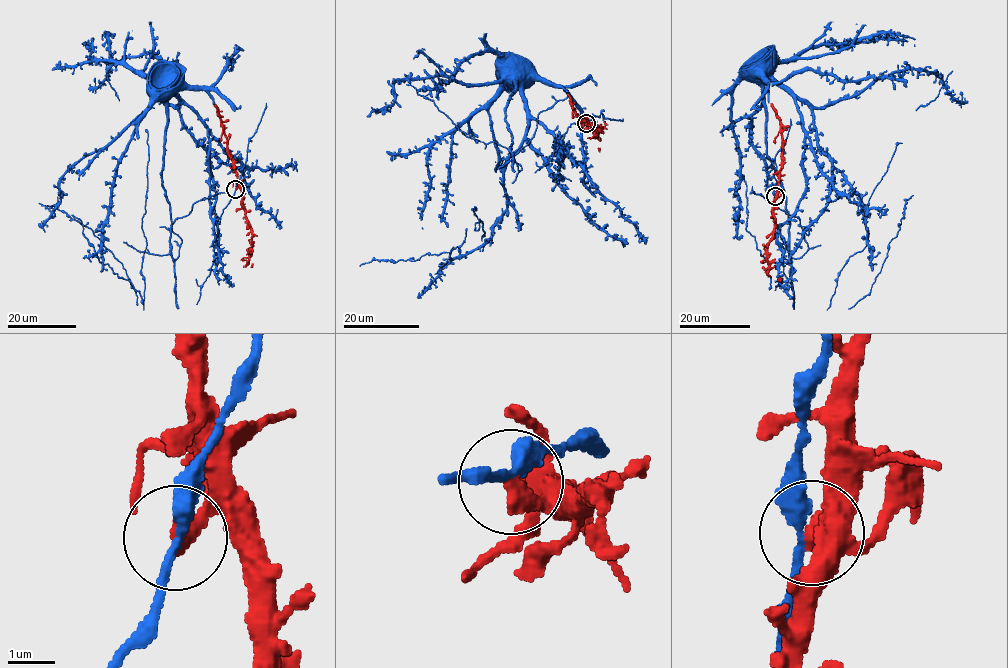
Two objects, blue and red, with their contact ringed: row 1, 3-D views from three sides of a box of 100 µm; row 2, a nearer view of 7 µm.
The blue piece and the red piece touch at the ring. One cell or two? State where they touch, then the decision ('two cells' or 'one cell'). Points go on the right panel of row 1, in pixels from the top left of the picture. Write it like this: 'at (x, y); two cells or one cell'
at (775, 196); one cell

